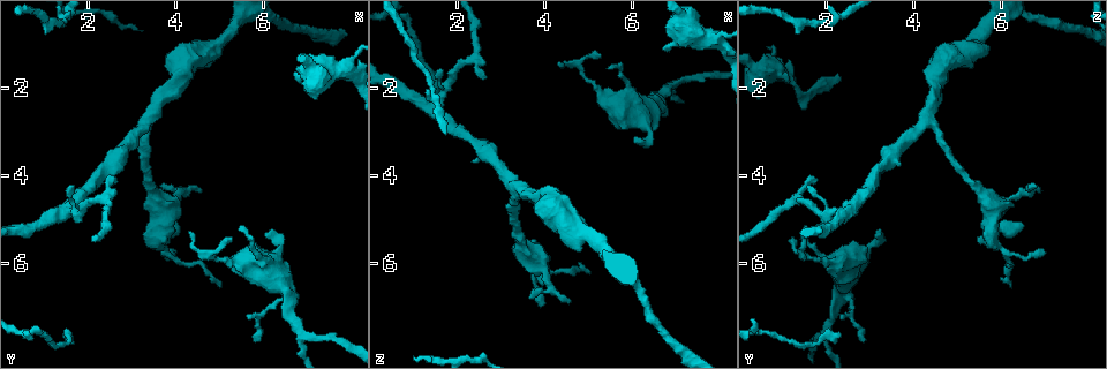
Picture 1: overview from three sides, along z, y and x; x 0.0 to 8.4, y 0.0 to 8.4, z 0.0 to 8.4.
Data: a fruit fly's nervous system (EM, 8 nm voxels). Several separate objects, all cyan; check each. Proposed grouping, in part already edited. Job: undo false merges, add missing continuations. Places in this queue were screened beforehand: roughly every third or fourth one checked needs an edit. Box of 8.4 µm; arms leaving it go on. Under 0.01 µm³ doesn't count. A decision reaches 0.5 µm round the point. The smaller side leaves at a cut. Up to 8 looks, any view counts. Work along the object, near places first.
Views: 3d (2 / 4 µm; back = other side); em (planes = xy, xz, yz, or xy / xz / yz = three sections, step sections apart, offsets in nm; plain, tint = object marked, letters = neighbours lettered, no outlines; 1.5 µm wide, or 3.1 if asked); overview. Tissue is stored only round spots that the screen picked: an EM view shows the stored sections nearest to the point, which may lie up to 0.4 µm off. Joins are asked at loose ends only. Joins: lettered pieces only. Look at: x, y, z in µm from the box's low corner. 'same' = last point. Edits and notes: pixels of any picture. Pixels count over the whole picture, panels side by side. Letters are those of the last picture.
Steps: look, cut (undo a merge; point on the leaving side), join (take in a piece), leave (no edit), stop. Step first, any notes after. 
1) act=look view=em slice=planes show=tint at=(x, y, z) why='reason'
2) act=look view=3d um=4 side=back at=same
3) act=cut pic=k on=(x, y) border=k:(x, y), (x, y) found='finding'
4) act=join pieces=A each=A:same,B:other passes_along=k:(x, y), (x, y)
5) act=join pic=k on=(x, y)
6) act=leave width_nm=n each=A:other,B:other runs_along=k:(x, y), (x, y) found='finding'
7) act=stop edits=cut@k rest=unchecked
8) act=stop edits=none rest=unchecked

act=look view=3d um=2 at=(5.45, 5.15, 1.55) why='tapers out'

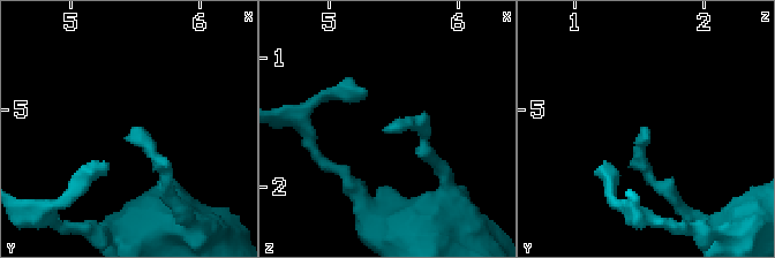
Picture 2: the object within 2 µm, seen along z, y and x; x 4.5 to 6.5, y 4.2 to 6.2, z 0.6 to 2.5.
act=look view=em slice=planes show=letters at=(5.44, 5.22, 1.56) why='need the tissue'

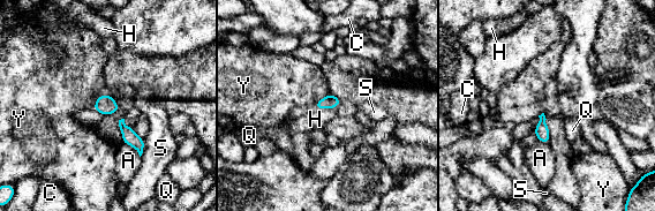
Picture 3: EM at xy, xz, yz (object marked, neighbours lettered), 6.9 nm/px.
act=leave each=A:other,C:other,H:other,Q:other,S:other,Y:other border=3:(104, 93), (97, 98), (91, 108) found='none of them fits'

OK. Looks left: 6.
act=look view=em slice=planes show=letters at=(5.80, 7.70, 2.95) why='thin end'

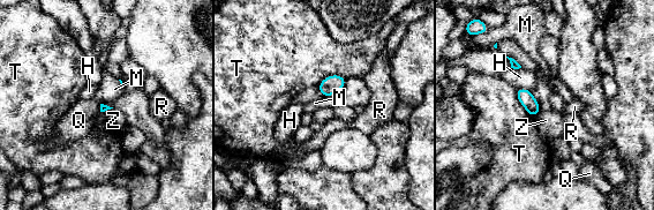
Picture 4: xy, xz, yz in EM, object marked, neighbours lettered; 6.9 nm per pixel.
act=leave longest_contact=T:240nm each=H:other,M:other,Q:other,R:other,T:other,Z:other found='no lettered piece goes on from it'

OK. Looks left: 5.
act=look view=3d um=2 at=(6.75, 1.75, 1.10) why='branch stops here'

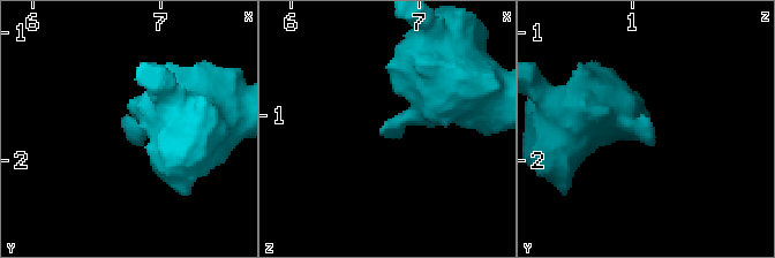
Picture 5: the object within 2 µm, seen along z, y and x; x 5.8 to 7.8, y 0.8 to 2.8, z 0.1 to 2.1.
act=look view=em slice=xy step=8 show=letters at=(6.70, 1.70, 1.14) why='shape alone is not enough'

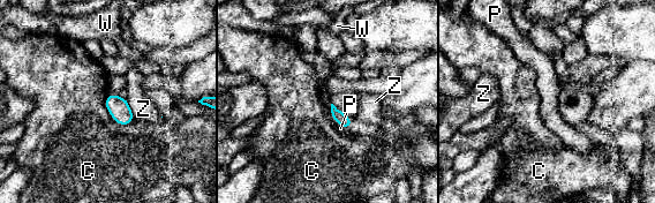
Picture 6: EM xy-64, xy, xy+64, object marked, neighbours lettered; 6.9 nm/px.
act=leave each=C:other,P:other,W:other,Z:other border=6:(333, 120), (349, 129) found='no lettered piece goes on from it'

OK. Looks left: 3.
act=stop edits=none rest=unchecked

